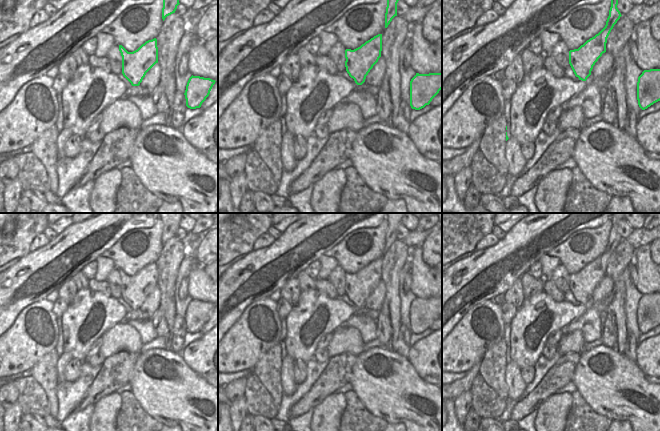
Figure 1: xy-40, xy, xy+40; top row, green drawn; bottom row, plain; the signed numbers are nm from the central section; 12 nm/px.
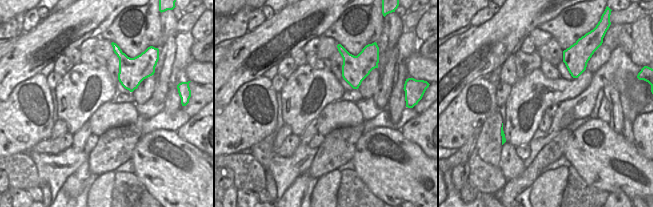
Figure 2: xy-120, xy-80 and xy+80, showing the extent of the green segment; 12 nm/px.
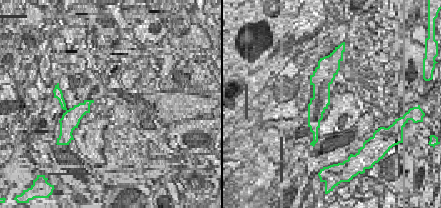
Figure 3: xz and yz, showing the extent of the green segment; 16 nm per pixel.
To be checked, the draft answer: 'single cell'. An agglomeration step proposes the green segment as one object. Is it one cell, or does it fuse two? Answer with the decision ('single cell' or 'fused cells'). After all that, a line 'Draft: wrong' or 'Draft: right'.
single cell
Draft: right

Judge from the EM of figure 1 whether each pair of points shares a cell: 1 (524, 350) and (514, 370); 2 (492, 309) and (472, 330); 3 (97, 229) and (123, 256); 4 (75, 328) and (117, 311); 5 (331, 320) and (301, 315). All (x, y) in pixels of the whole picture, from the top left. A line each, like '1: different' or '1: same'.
1: different
2: same
3: different
4: same
5: same

